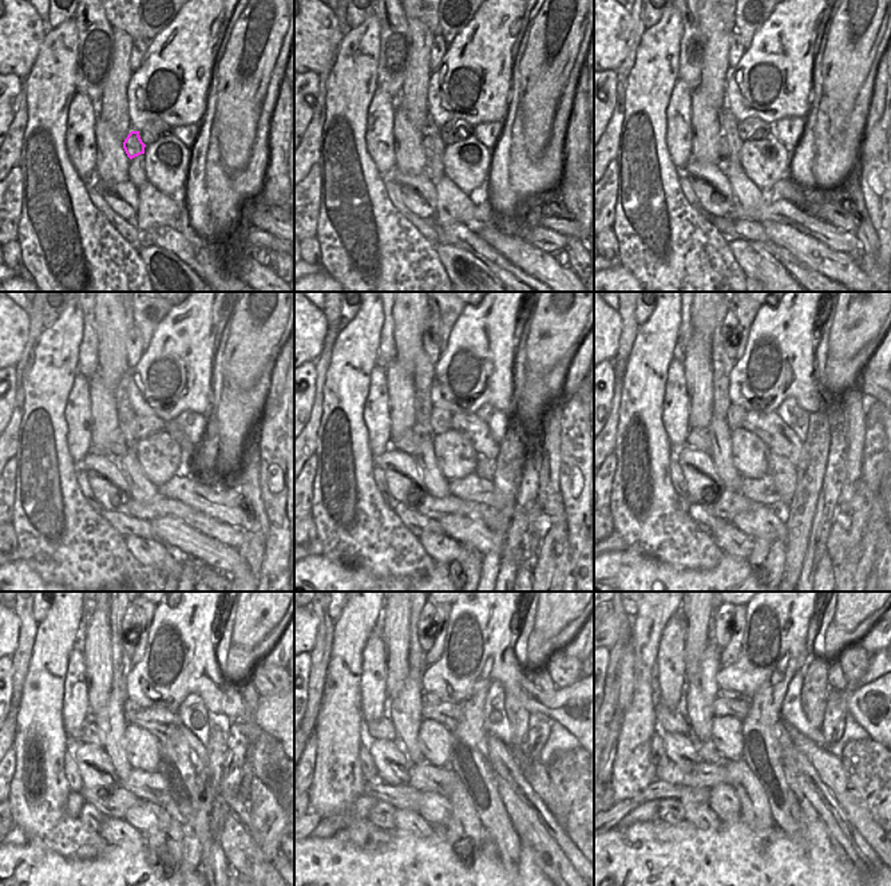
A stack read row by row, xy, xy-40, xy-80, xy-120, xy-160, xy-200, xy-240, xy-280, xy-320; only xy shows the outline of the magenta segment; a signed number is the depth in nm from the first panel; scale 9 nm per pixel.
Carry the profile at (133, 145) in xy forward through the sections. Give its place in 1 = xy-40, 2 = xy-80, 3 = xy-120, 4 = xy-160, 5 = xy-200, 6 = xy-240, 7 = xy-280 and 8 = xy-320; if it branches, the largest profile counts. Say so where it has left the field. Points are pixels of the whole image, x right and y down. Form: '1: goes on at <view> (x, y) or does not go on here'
1: goes on at xy-40 (428, 147)
2: goes on at xy-80 (723, 146)
3: goes on at xy-120 (119, 447)
4: goes on at xy-160 (408, 442)
5: goes on at xy-200 (700, 439)
6: goes on at xy-240 (90, 732)
7: goes on at xy-280 (379, 730)
8: goes on at xy-320 (668, 720)

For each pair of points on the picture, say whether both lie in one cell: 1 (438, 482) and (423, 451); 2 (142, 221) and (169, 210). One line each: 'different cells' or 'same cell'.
1: same cell
2: same cell

